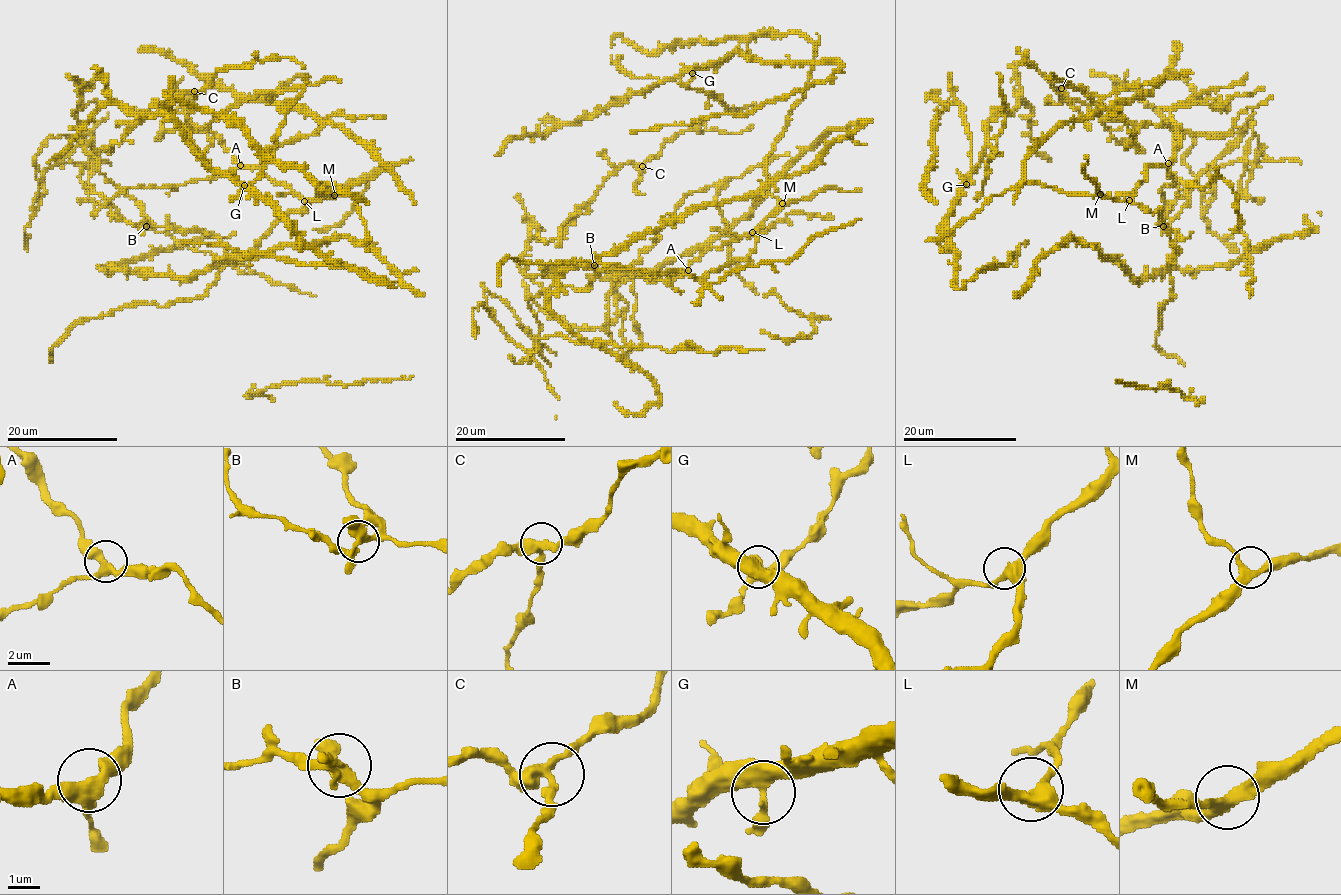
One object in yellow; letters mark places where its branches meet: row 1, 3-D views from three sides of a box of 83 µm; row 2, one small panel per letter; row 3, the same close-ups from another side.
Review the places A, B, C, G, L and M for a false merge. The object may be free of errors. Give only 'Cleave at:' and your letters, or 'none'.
Cleave at: B

